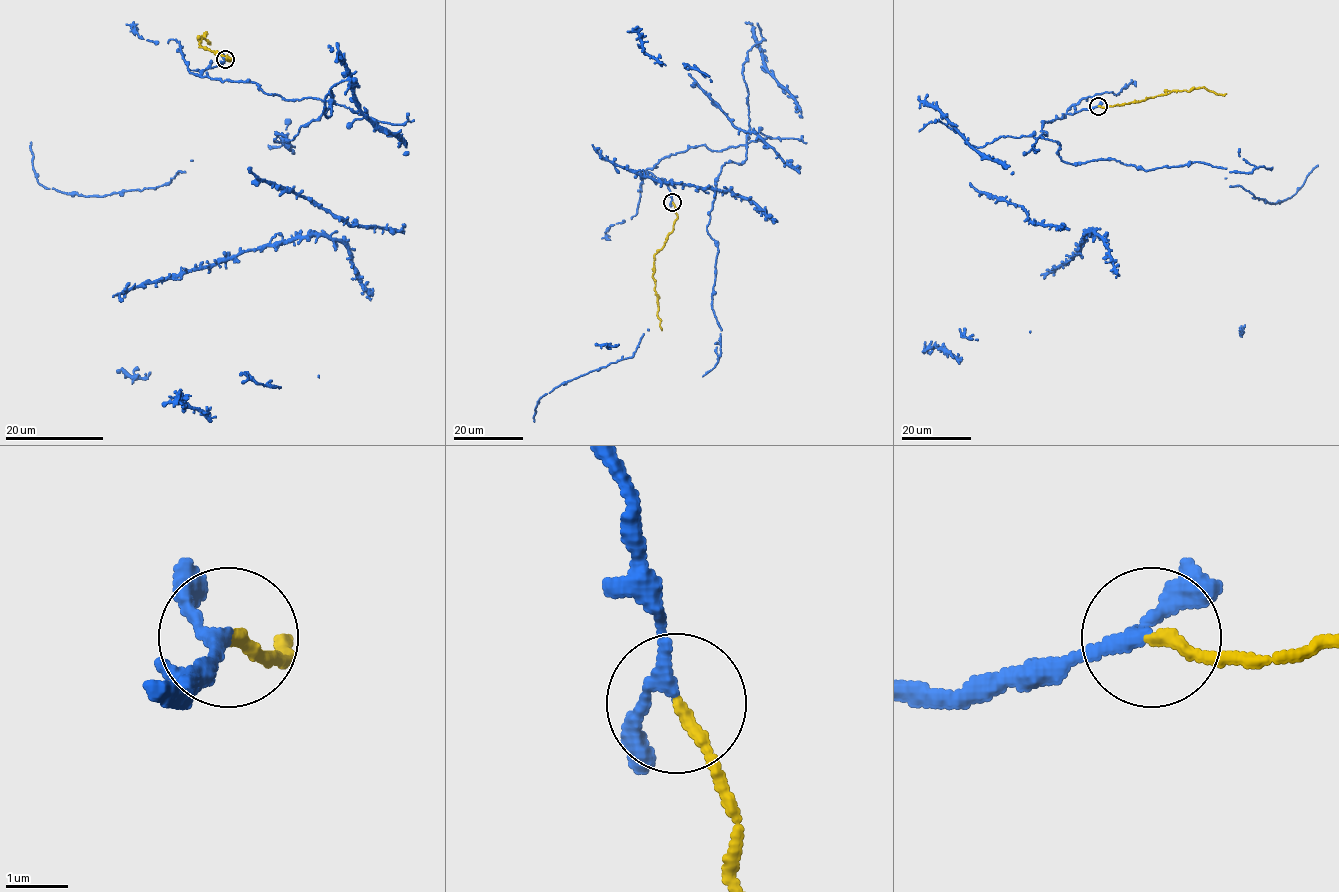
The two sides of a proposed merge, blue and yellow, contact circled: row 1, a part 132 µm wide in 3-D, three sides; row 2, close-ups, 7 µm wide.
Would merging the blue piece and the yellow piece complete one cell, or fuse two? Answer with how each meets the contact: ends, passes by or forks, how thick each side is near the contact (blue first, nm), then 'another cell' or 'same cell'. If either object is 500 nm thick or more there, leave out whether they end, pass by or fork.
blue passes by; yellow ends; calibres 200 and 190 nm; same cell

